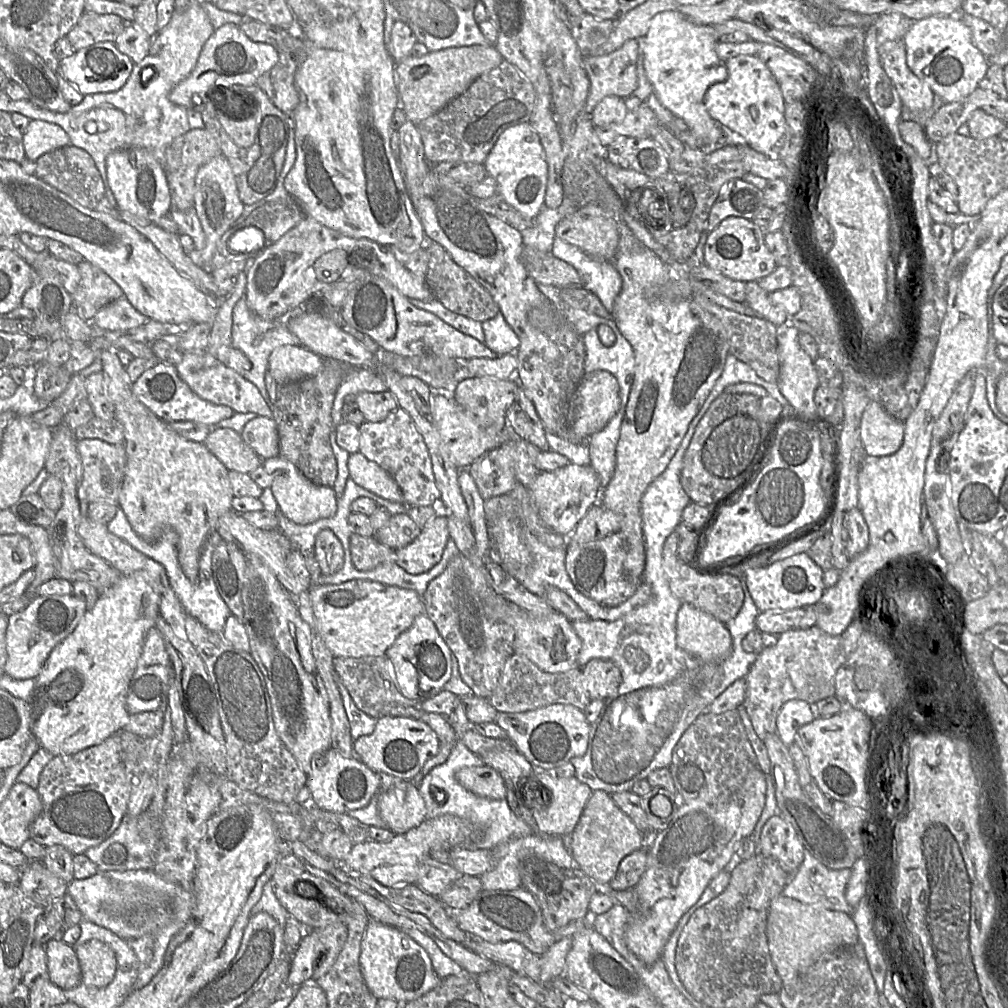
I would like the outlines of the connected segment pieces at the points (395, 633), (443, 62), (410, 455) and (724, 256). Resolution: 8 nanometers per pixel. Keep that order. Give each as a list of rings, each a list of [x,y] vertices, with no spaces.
[[[371,580],[317,585],[311,587],[309,593],[321,636],[334,657],[385,655],[387,649],[413,624],[416,617],[425,613],[423,598],[415,591]]]
[[[493,44],[451,47],[428,51],[421,57],[407,56],[396,62],[395,75],[400,107],[418,125],[462,94],[481,75],[499,66],[504,58]]]
[[[401,407],[381,422],[365,421],[360,427],[360,453],[382,467],[398,484],[407,506],[433,506],[441,501],[425,441],[411,416]]]
[[[733,216],[725,218],[708,234],[704,246],[704,262],[712,270],[745,283],[759,281],[777,267],[765,243],[763,230],[753,220]]]

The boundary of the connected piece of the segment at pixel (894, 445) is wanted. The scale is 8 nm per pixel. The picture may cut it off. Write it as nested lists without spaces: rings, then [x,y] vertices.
[[[870,401],[862,415],[860,434],[866,456],[889,456],[902,446],[904,424],[891,417],[879,403]]]

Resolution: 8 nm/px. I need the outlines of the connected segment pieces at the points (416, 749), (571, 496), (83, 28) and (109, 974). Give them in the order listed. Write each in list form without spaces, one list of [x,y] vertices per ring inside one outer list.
[[[383,716],[376,720],[373,733],[353,742],[355,756],[377,773],[389,774],[399,781],[412,781],[424,764],[440,749],[437,733],[425,722],[401,716]]]
[[[569,463],[552,472],[541,472],[531,487],[534,504],[546,526],[567,538],[571,536],[589,509],[596,504],[600,480],[591,465]]]
[[[84,11],[66,37],[78,51],[98,42],[115,42],[127,22],[115,14],[97,14]]]
[[[95,939],[74,948],[81,967],[82,983],[87,987],[107,986],[117,969],[113,950],[106,943]]]

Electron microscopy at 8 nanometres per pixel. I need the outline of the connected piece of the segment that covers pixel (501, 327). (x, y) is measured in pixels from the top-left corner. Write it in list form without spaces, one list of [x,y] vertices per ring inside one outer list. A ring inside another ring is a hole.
[[[501,312],[494,318],[483,321],[482,327],[485,344],[499,356],[514,353],[518,349],[520,339]]]

